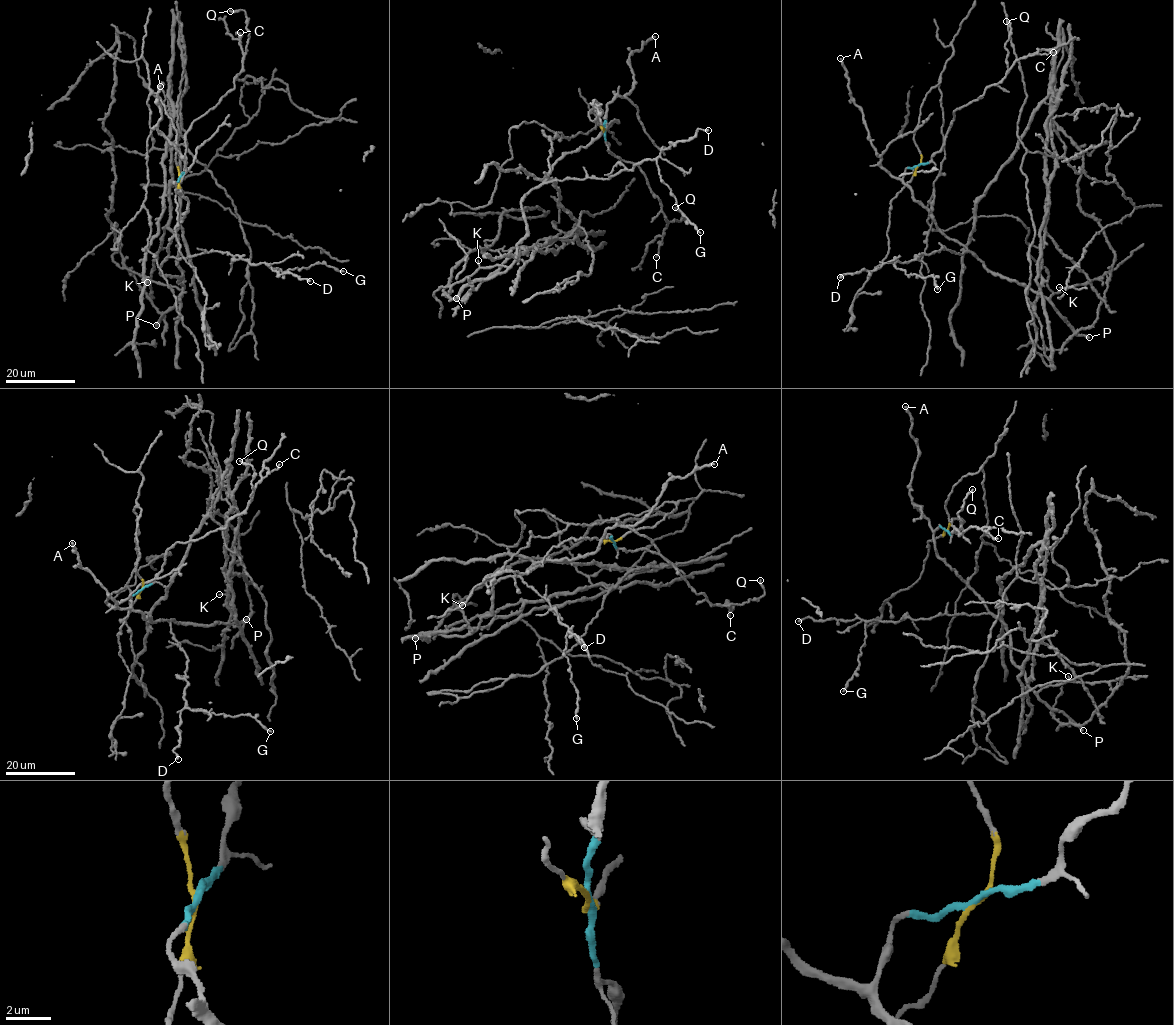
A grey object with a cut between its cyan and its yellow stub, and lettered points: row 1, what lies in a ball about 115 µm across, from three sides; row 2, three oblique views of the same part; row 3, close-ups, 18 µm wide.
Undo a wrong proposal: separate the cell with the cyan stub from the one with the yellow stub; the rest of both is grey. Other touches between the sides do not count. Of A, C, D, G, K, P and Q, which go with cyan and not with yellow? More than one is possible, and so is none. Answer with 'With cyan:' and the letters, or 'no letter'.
With cyan: A, C, D, G, K, P, Q

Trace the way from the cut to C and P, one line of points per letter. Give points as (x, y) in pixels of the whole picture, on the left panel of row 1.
C: (180, 177), (186, 161), (186, 132), (234, 88), (244, 58), (240, 33)
P: (180, 177), (176, 184), (188, 209), (160, 267), (161, 274), (181, 277), (178, 282), (184, 287), (156, 325)

